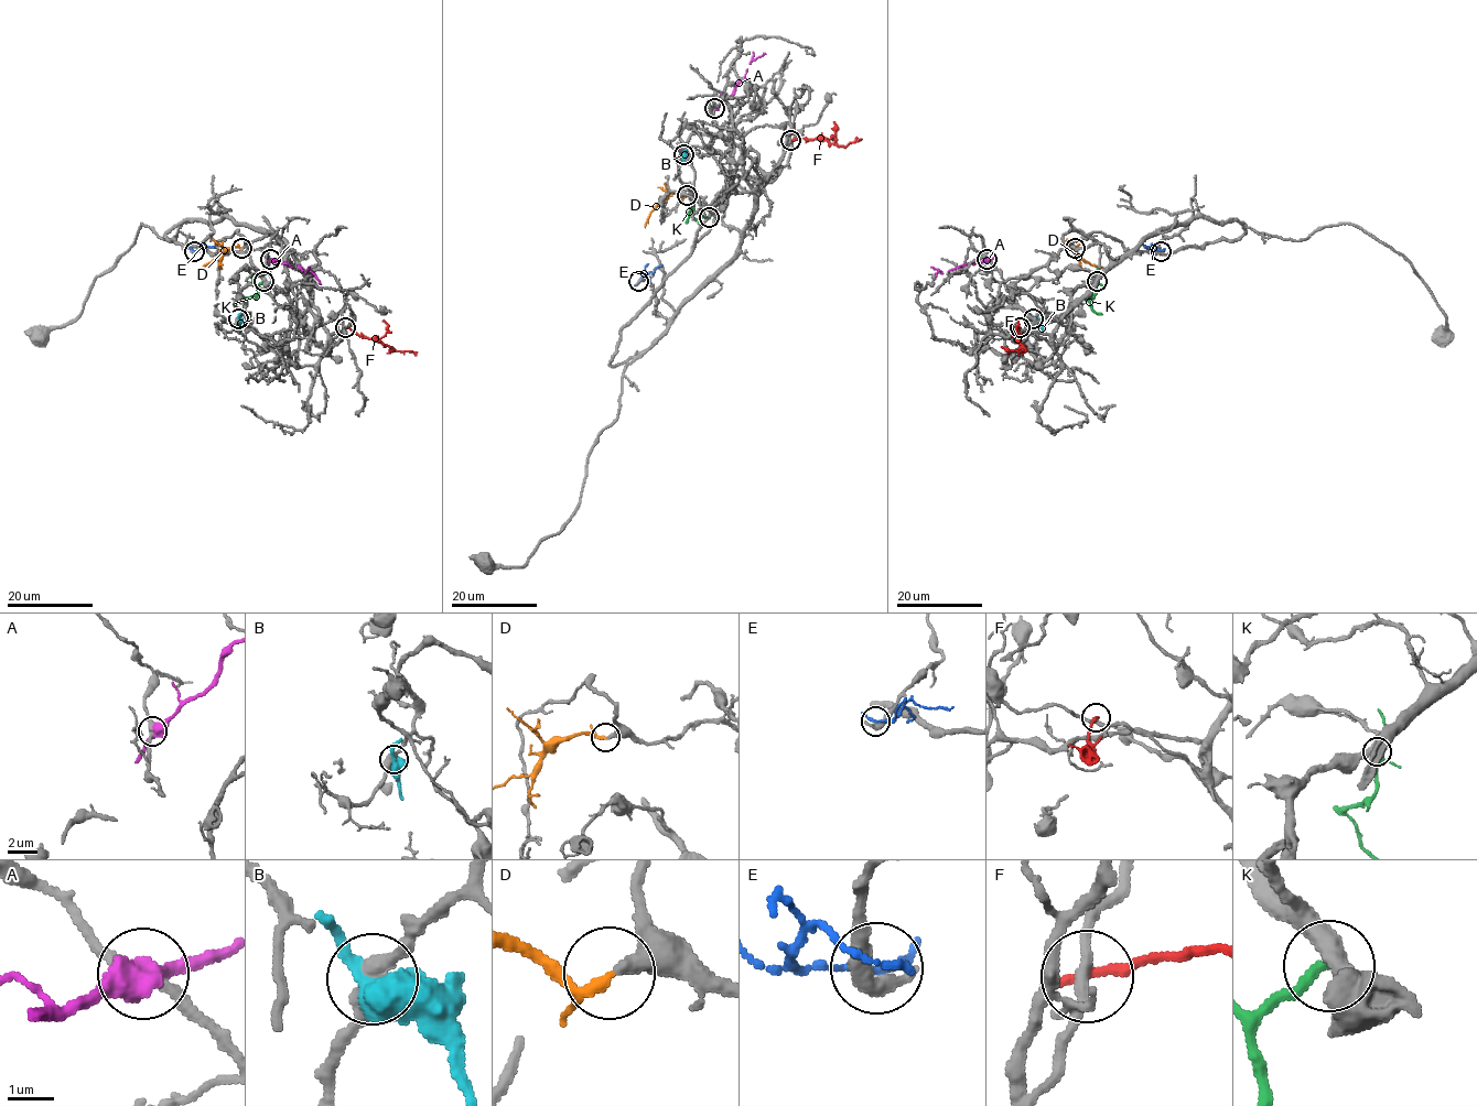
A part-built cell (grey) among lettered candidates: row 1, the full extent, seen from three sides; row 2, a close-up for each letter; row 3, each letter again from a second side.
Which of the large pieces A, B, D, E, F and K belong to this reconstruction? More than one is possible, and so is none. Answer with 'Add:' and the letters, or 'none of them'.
Add: D

